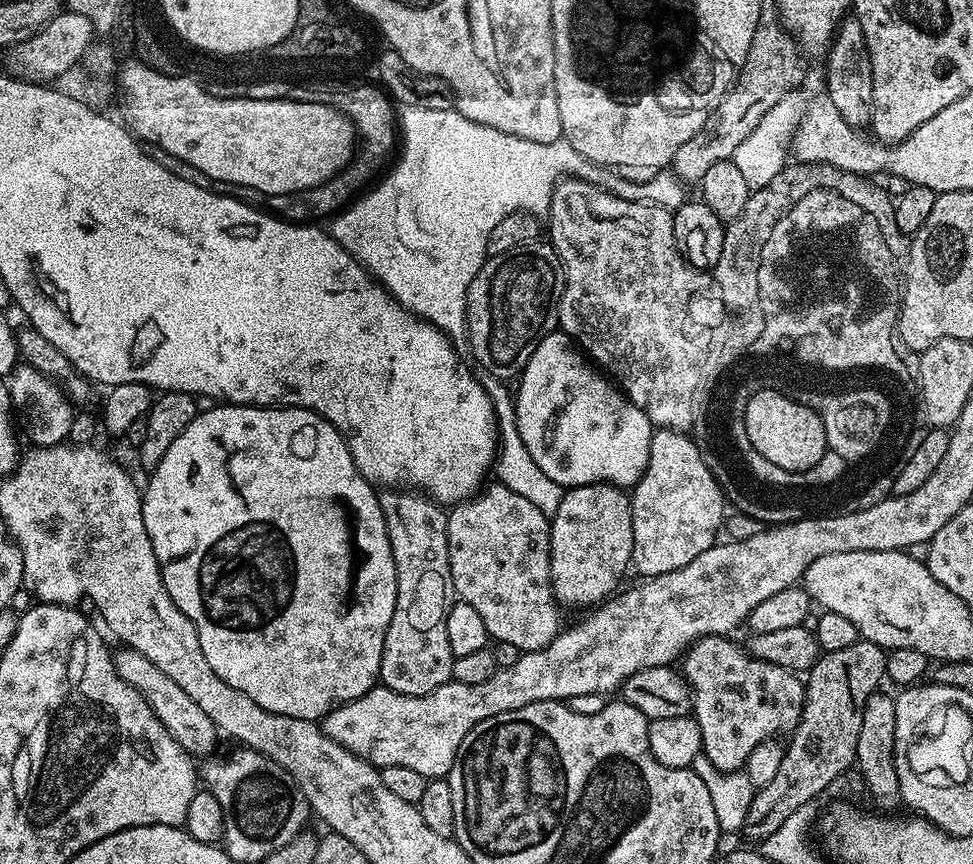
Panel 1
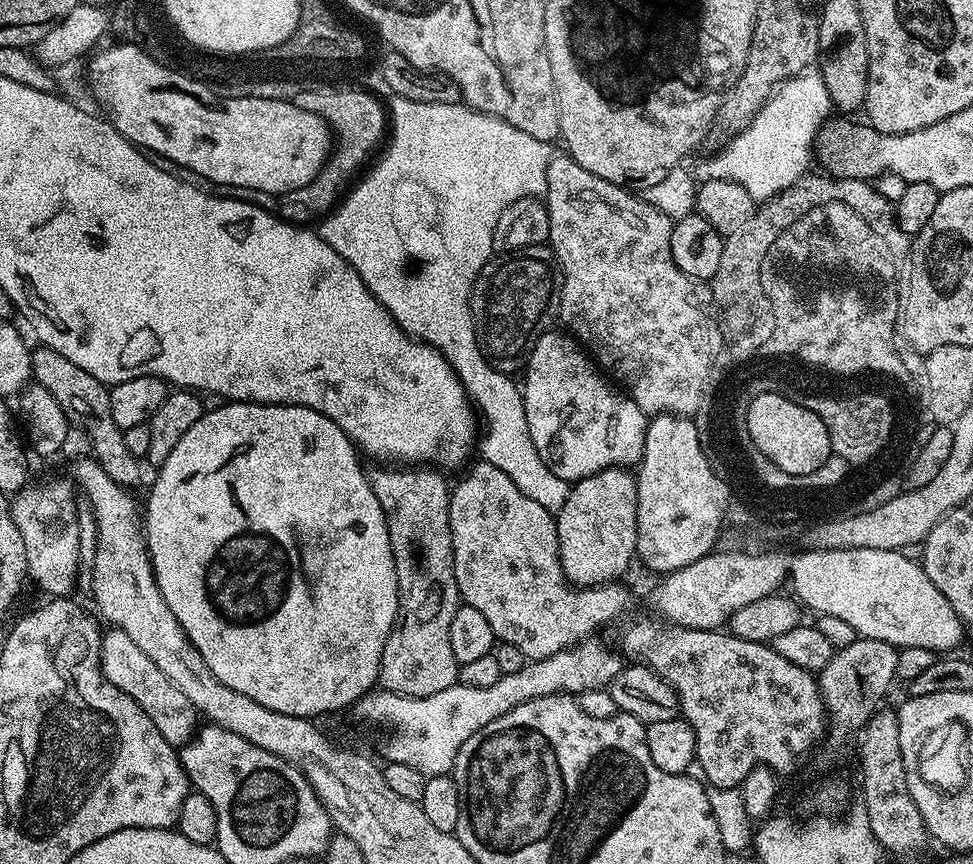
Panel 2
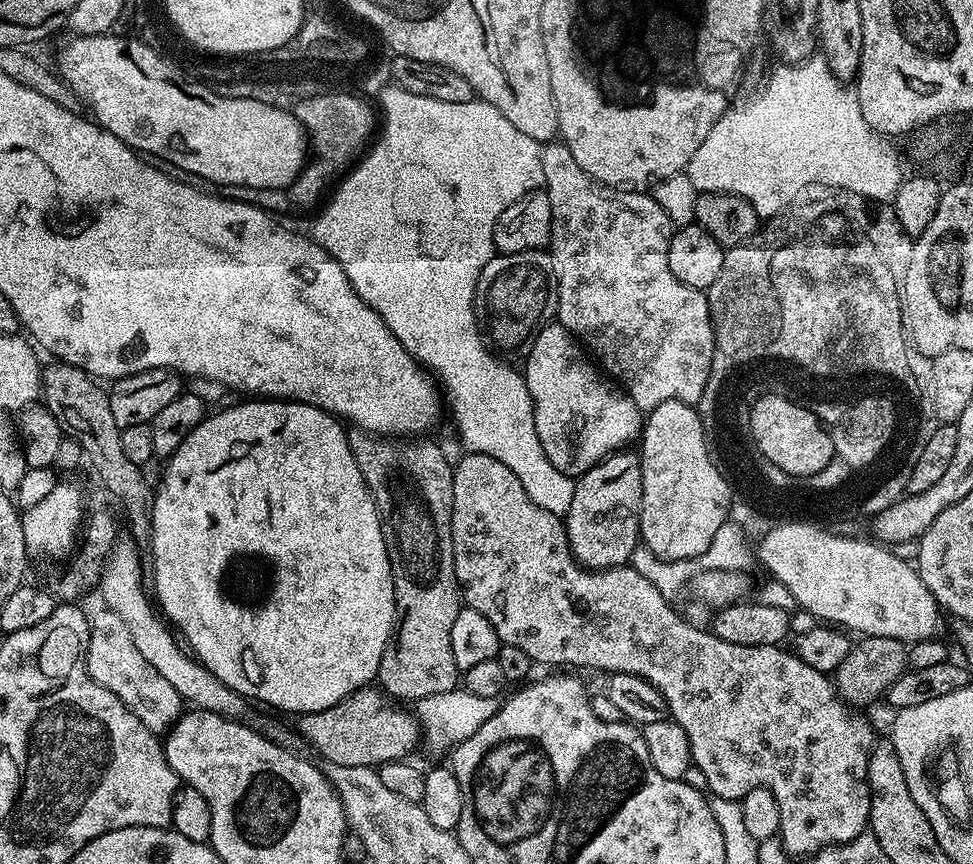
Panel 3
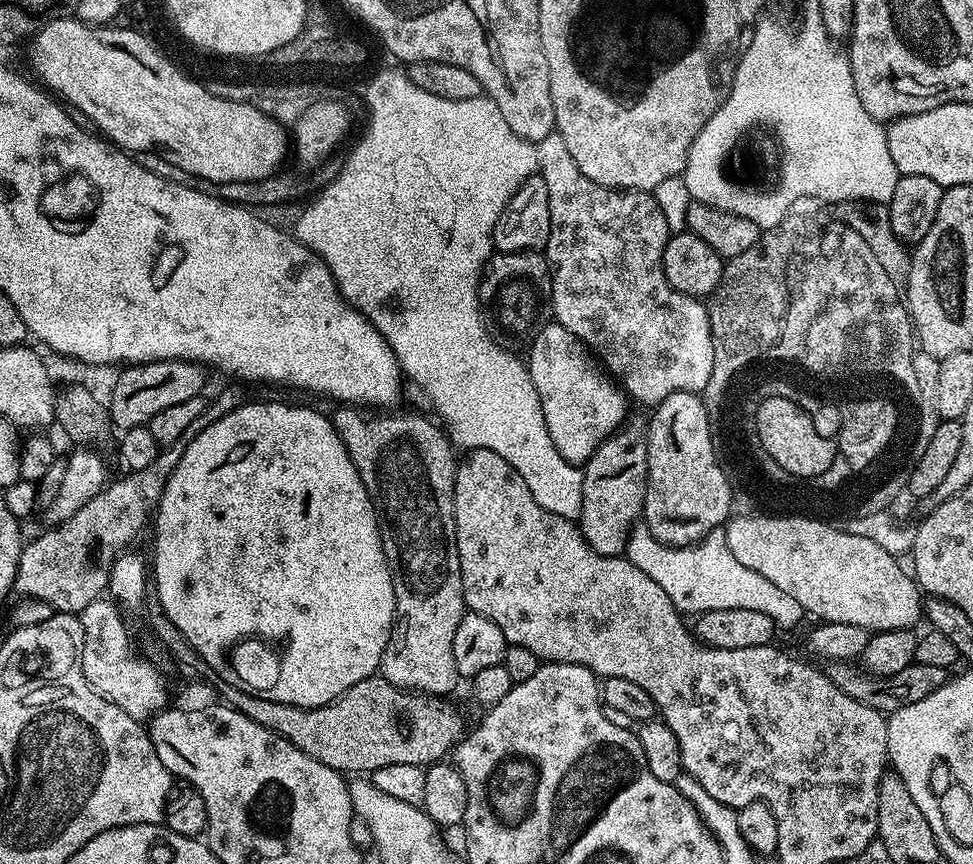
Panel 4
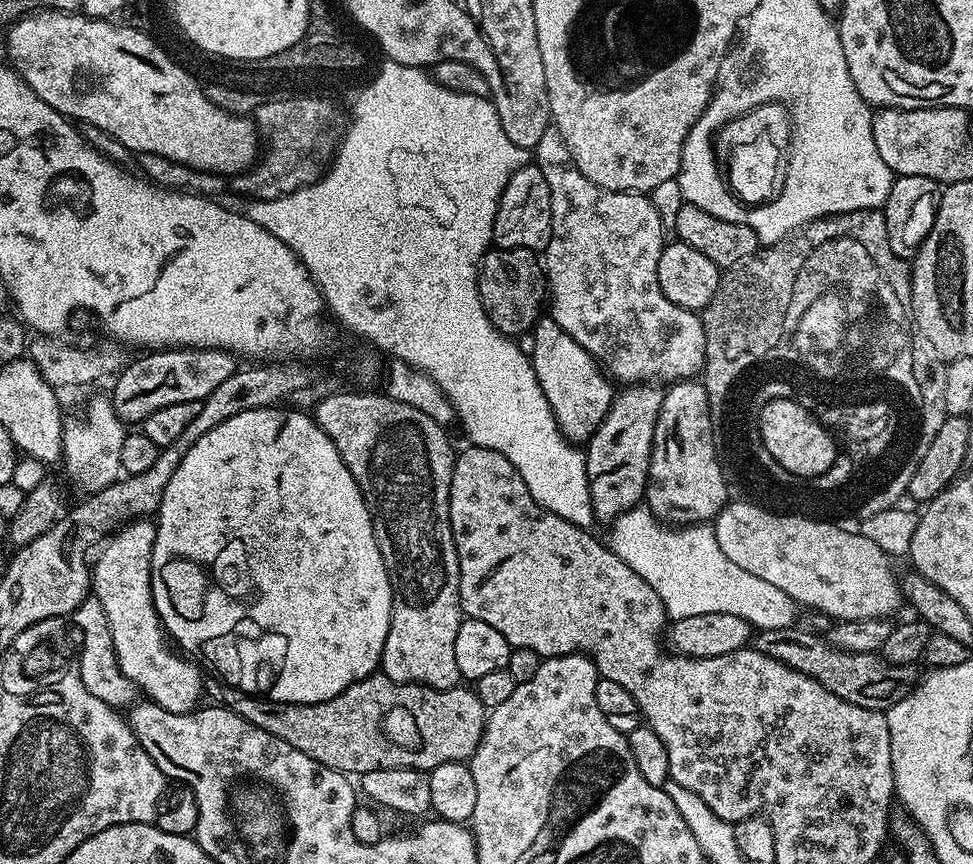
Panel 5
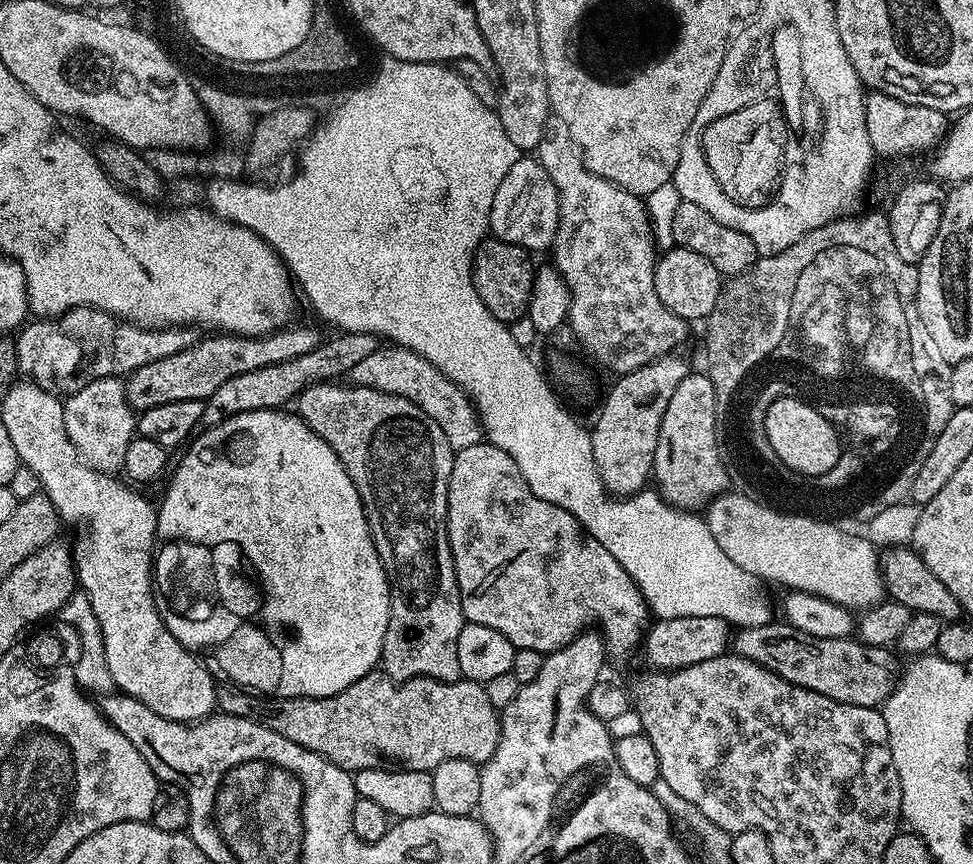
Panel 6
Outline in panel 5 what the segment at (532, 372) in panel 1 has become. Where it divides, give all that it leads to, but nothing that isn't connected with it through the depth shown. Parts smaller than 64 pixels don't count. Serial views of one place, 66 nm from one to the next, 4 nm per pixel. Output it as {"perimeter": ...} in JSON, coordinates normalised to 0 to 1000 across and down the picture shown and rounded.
{"perimeter":[[[569,373],[552,374],[546,385],[545,416],[549,433],[565,465],[571,492],[577,502],[589,512],[603,512],[615,498],[629,469],[630,441],[619,429],[618,422],[586,387],[582,387]]]}

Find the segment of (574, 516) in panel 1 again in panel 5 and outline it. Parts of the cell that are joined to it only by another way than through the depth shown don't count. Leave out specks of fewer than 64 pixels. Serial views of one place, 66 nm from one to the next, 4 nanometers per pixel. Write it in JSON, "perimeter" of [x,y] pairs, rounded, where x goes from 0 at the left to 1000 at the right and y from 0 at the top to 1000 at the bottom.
{"perimeter":[[[655,442],[638,450],[630,457],[623,484],[602,512],[600,538],[606,581],[614,603],[632,600],[646,588],[655,587],[663,578],[672,493],[682,464],[683,450],[674,442]]]}

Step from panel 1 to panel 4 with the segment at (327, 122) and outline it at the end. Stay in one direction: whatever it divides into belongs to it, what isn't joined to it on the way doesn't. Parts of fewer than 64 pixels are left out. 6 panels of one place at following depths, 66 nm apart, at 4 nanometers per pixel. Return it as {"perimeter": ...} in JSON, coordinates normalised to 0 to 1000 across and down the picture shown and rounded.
{"perimeter":[[[54,21],[44,28],[32,43],[31,50],[28,52],[28,54],[30,53],[29,69],[33,73],[34,81],[41,87],[40,96],[50,108],[57,109],[67,122],[84,127],[84,132],[88,137],[92,137],[92,141],[99,149],[120,171],[133,178],[139,178],[142,175],[158,175],[171,188],[178,189],[179,192],[186,193],[187,197],[193,198],[206,207],[214,207],[221,214],[232,211],[261,212],[267,207],[273,207],[275,204],[283,204],[289,198],[288,189],[291,188],[295,174],[296,176],[298,174],[295,171],[295,167],[298,167],[298,157],[293,149],[282,150],[282,146],[277,141],[272,141],[271,134],[266,134],[267,130],[262,130],[261,125],[247,125],[246,119],[242,119],[240,123],[232,123],[227,116],[206,116],[206,113],[214,113],[214,106],[197,106],[197,97],[189,97],[189,93],[185,88],[181,88],[180,81],[173,79],[173,74],[169,74],[169,69],[164,69],[164,65],[156,65],[155,57],[152,57],[152,51],[148,51],[148,46],[144,46],[144,42],[136,42],[136,37],[90,37],[90,35],[91,29],[84,23]]]}

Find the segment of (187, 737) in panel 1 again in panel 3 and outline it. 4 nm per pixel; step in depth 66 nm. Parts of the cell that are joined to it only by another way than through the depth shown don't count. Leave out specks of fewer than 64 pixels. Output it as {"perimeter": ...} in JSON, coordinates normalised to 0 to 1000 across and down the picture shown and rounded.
{"perimeter":[[[109,701],[104,708],[94,709],[90,719],[90,756],[88,757],[90,779],[101,794],[109,794],[113,803],[117,803],[146,834],[156,847],[172,848],[173,844],[187,828],[187,811],[183,799],[146,762],[142,748],[138,748],[138,738],[134,734],[134,725]]]}

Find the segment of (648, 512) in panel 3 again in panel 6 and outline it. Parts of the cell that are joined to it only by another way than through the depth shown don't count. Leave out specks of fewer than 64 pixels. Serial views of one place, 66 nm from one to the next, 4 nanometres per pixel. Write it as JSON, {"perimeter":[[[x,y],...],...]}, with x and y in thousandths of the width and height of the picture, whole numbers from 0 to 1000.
{"perimeter":[[[711,428],[697,442],[697,451],[693,451],[689,470],[684,470],[684,479],[680,479],[670,551],[678,574],[700,590],[718,589],[718,583],[727,584],[749,564],[742,530],[742,509],[738,503],[735,446],[727,435]]]}

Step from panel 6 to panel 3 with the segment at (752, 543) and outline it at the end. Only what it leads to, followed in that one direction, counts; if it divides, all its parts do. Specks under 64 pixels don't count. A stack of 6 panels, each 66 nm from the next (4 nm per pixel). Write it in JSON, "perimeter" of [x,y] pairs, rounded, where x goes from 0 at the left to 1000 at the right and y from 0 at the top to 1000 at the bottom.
{"perimeter":[[[802,604],[781,625],[781,648],[792,670],[808,678],[819,700],[840,713],[840,719],[875,729],[885,737],[923,738],[930,745],[965,737],[966,698],[956,688],[952,674],[934,649],[920,642],[916,633],[904,627],[879,625],[876,620],[858,620],[850,610],[839,604]]]}

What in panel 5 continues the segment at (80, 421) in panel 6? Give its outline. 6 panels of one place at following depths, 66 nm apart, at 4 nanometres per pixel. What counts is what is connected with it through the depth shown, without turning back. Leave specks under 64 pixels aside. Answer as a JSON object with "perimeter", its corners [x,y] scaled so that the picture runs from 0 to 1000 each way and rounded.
{"perimeter":[[[114,462],[99,463],[90,472],[90,491],[66,491],[66,506],[62,509],[64,538],[70,551],[86,572],[97,571],[124,554],[123,527],[129,503],[127,487],[119,481]]]}

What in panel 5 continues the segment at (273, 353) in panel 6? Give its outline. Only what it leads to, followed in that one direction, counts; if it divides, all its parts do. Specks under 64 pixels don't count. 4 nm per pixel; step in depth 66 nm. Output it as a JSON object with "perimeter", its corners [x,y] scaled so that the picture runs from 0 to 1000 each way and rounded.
{"perimeter":[[[182,403],[180,405],[156,405],[131,420],[120,444],[113,453],[113,462],[119,481],[128,492],[143,492],[158,475],[180,470],[182,465],[208,464],[216,451],[232,442],[245,425],[244,413],[228,403]]]}

